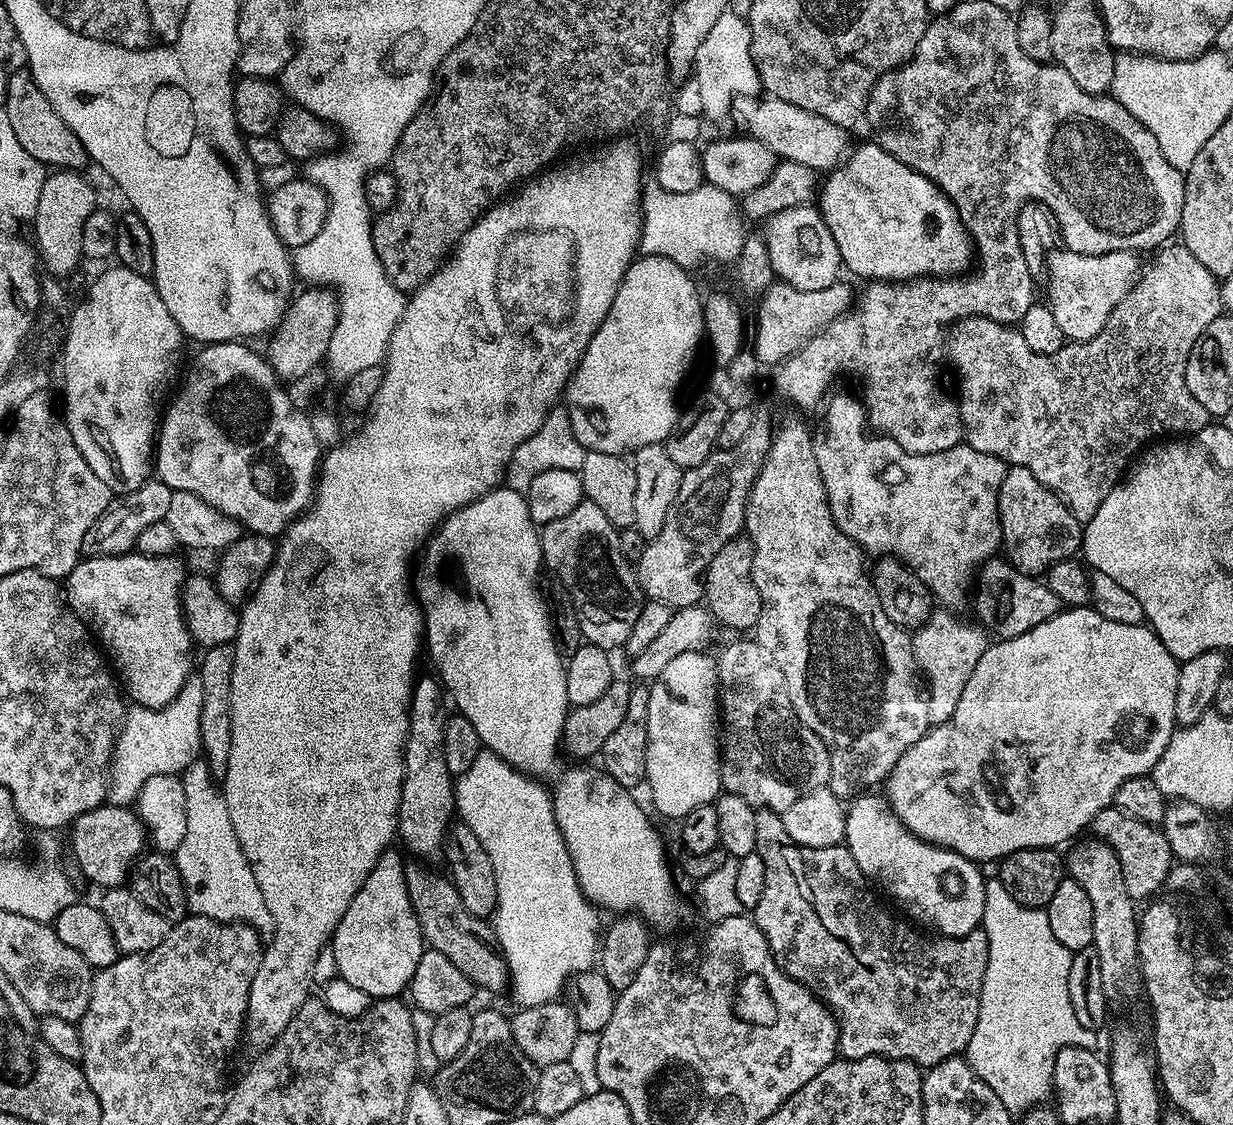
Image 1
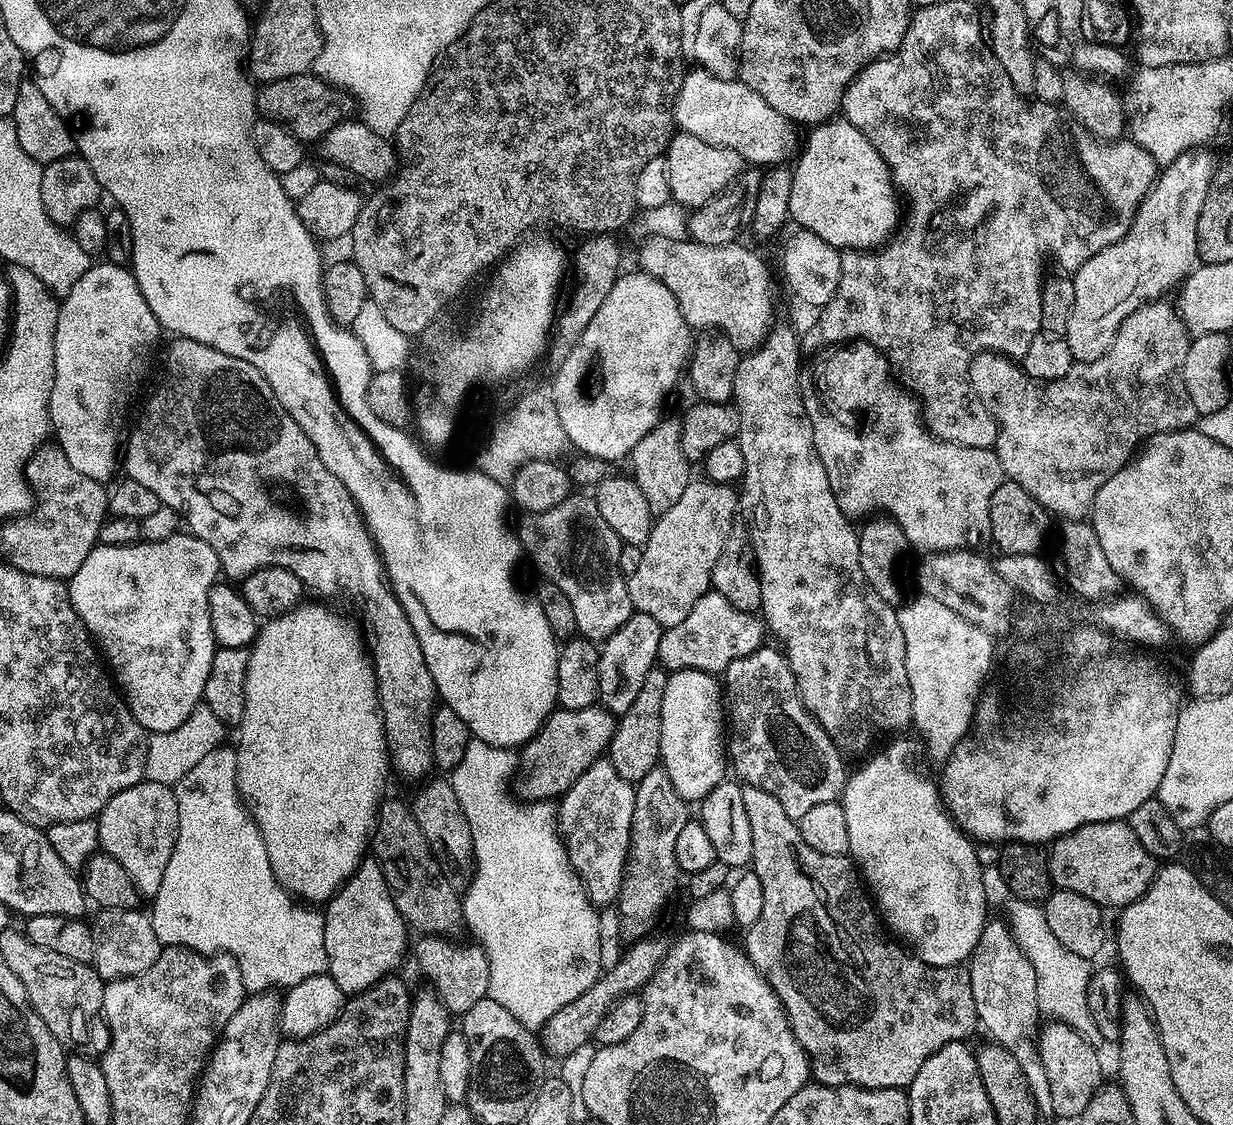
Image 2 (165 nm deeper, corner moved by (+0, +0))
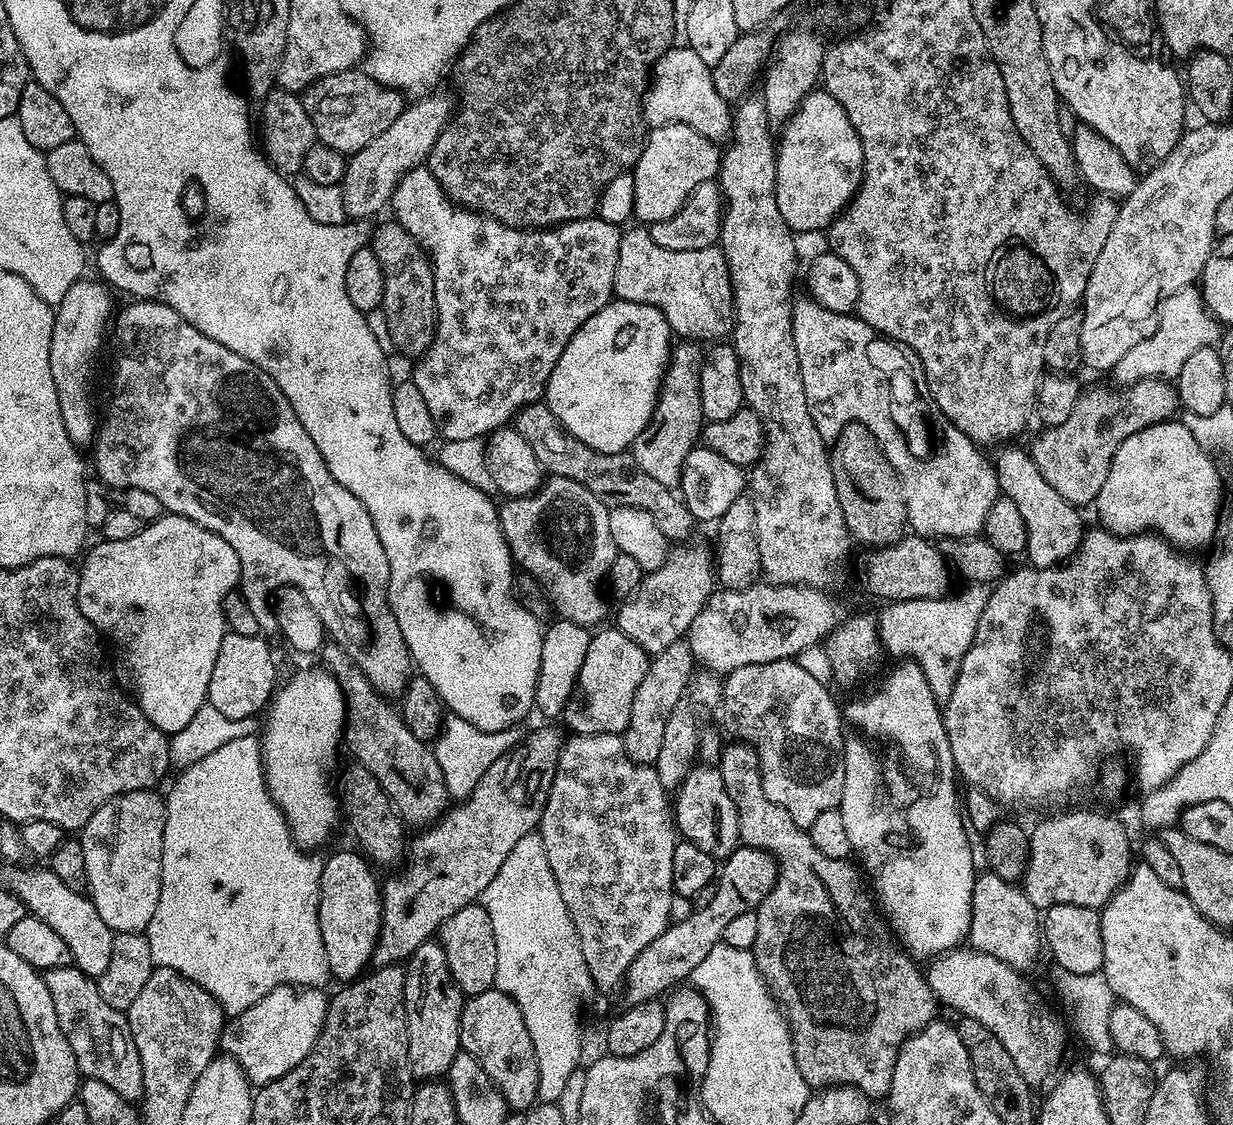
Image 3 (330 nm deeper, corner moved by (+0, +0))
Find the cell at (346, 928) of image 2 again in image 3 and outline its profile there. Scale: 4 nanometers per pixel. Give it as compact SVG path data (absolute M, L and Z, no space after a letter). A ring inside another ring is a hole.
M359 851L356 852L336 852L332 857L327 857L320 875L318 922L322 930L322 946L326 946L326 962L330 962L332 976L344 980L340 982L357 979L371 965L372 955L380 937L380 924L384 920L381 881L376 881L376 876L372 873L373 865Z

